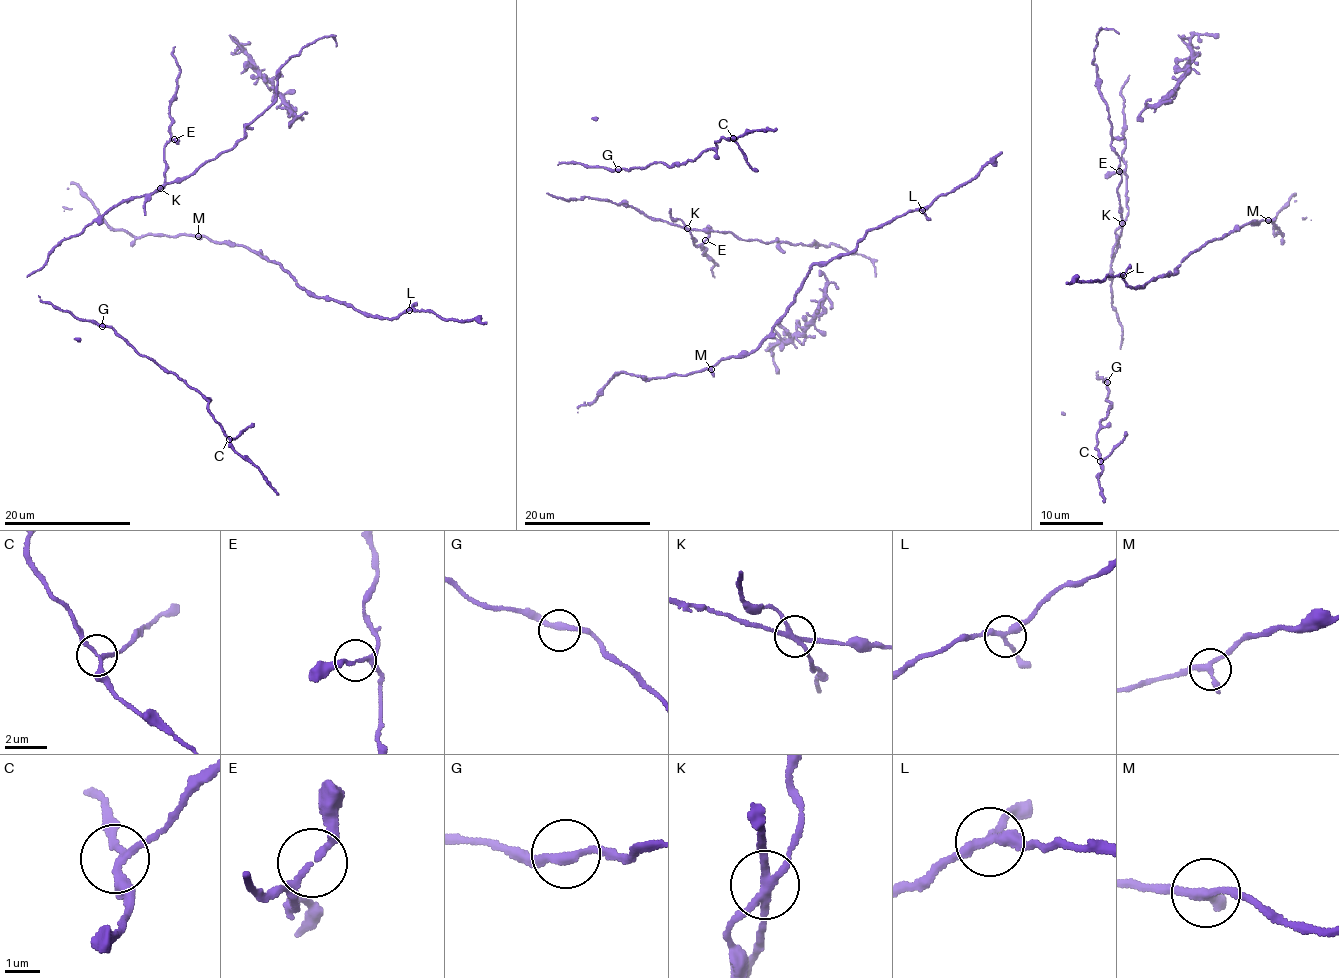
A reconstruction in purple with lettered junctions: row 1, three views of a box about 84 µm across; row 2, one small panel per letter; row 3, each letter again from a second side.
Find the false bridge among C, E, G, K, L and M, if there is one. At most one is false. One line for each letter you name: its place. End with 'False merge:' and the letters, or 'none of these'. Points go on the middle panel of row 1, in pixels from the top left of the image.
K: (687, 228)
False merge: K

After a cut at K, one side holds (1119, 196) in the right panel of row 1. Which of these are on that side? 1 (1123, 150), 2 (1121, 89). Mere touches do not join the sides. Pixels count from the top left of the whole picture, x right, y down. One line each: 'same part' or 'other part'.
1: other part
2: other part

